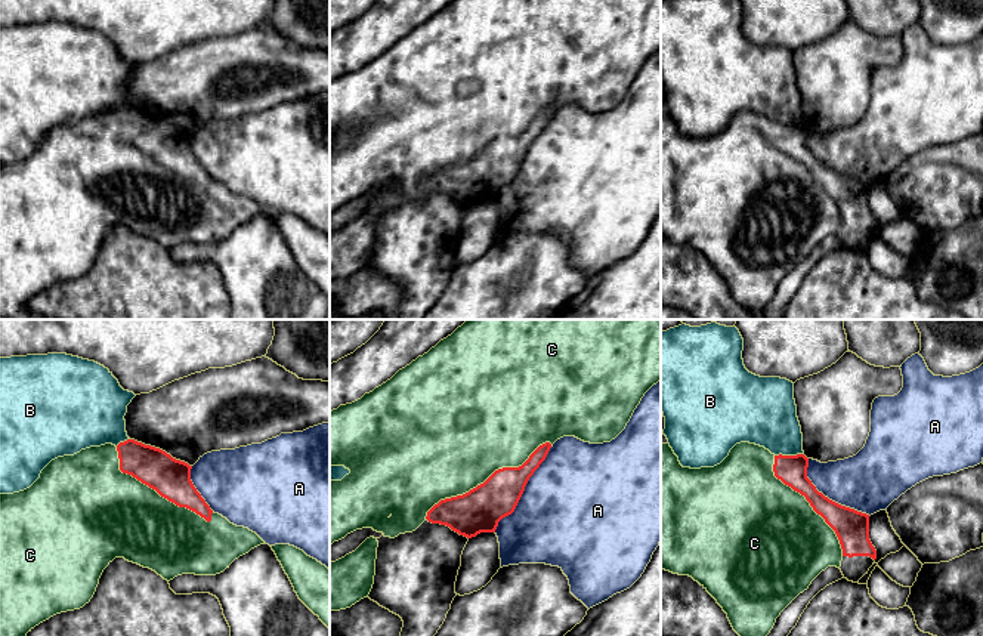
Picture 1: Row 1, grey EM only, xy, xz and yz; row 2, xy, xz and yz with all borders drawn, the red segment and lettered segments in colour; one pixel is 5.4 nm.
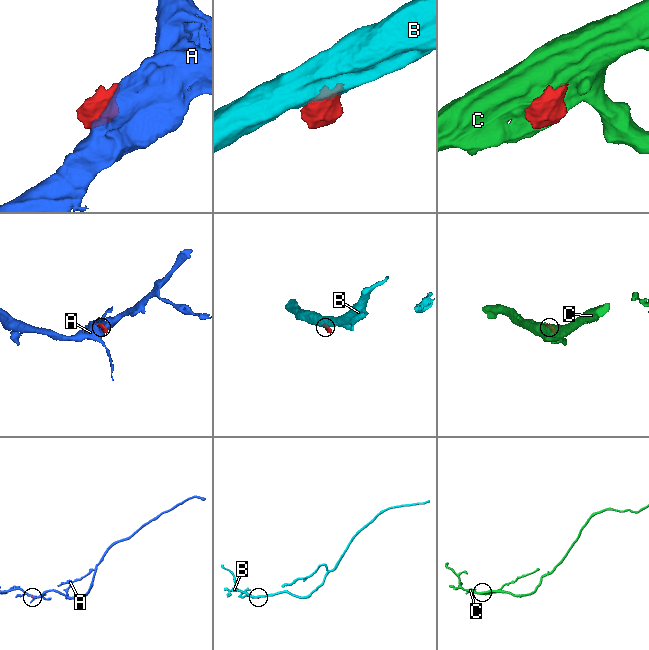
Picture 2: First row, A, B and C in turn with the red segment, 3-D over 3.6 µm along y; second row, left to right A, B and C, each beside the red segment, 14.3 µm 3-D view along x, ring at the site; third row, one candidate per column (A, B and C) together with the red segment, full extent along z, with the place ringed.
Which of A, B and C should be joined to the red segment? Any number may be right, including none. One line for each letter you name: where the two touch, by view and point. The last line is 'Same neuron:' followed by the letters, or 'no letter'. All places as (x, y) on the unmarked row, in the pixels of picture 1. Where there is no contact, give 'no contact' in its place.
C: contact xz (488, 147)
Same neuron: C

